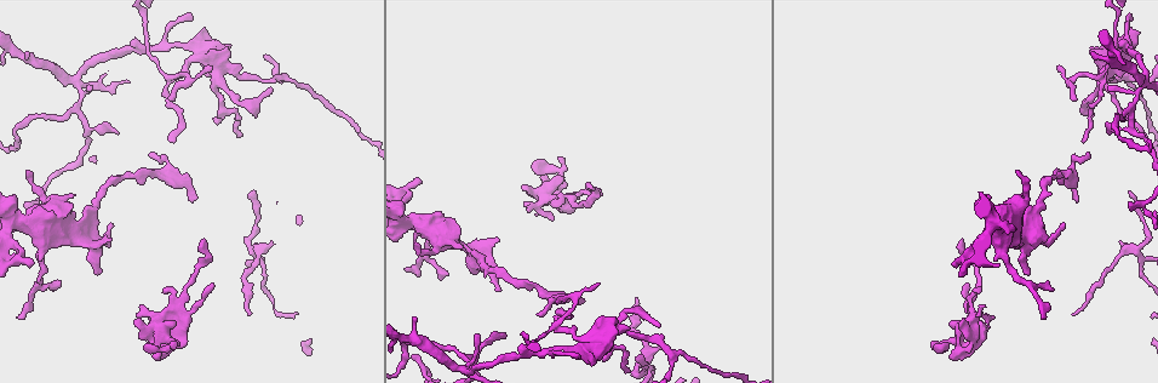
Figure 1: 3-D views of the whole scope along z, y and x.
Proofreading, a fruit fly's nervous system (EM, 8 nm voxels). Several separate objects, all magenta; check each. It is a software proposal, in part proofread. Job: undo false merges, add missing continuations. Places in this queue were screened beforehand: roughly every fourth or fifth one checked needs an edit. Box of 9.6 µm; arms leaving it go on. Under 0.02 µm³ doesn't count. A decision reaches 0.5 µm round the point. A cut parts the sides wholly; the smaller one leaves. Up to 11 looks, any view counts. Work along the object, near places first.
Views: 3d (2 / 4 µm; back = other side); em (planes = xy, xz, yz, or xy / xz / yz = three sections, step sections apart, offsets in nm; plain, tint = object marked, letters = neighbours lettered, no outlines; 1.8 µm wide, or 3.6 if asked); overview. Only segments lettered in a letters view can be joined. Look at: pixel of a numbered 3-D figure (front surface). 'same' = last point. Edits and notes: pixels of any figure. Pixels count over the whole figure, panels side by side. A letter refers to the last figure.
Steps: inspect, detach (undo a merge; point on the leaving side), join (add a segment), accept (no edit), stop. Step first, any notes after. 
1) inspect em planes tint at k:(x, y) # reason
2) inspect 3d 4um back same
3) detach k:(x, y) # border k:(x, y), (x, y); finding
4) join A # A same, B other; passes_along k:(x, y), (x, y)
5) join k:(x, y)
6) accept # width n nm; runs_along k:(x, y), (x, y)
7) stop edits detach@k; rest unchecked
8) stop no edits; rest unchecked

inspect em planes letters at 1:(414, 244) # tapers out

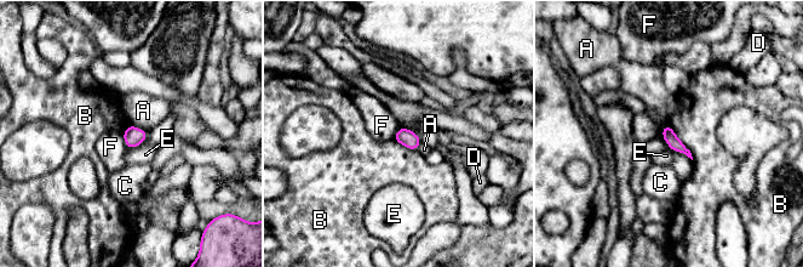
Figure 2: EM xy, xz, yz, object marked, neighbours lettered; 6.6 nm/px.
accept # longest_contact B 280 nm; A other, B other, C other, D other, E other, F other; no lettered segment goes on from it

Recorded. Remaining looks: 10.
inspect em planes letters at 1:(21, 317) # branch stops here

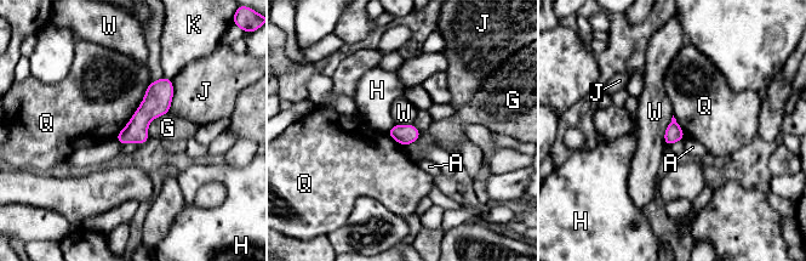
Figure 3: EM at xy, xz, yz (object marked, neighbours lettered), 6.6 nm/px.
accept # width 120 nm; A other, G other, H other, J other, K other, Q other, W other; runs_along 3:(169, 83), (124, 141); no lettered segment goes on from it

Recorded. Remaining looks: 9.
inspect em planes letters at 1:(968, 284) # free end

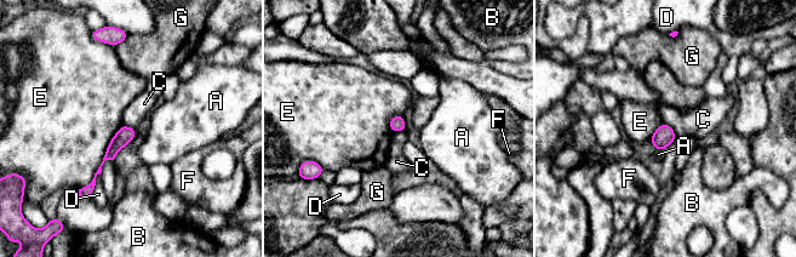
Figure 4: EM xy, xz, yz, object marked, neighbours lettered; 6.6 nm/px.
accept # width 100 nm; longest_contact E 550 nm; A other, B other, C other, D other, E other, F other, G other; none of them fits

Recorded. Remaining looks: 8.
inspect 3d 4um at 1:(172, 346)

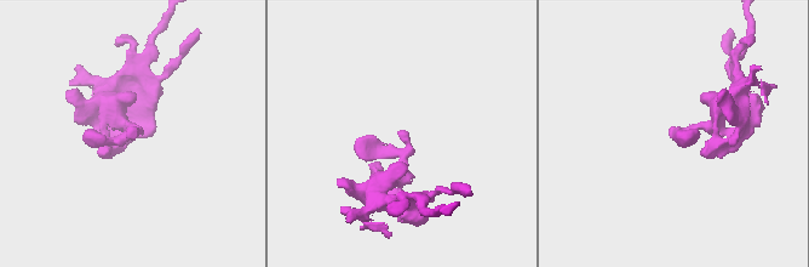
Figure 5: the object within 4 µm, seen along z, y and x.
inspect em planes plain at 5:(127, 136) # shape alone is not enough

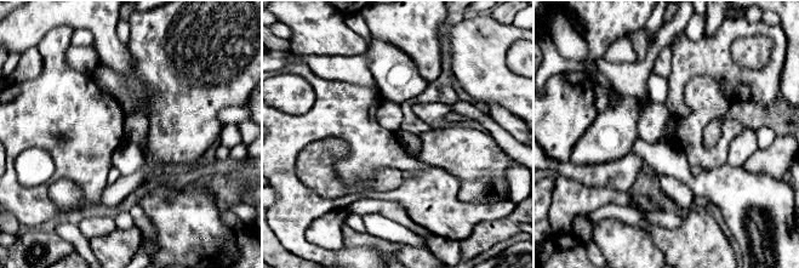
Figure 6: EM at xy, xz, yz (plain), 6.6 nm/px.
inspect em planes letters same # what lies round it

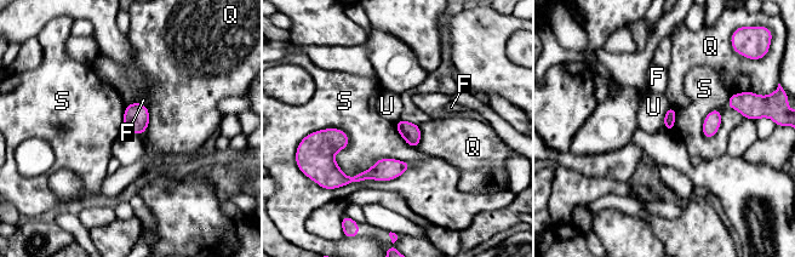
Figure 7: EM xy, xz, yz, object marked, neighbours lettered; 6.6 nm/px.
accept # F other, Q other, S other, U other; none of them fits

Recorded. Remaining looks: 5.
inspect 3d 2um at 1:(496, 240)

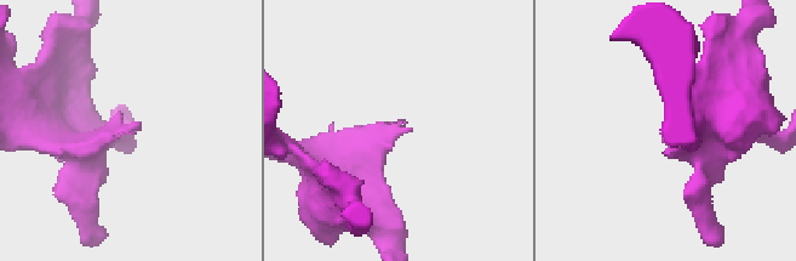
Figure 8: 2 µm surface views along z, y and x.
inspect em xz step 8 letters at 8:(135, 124)

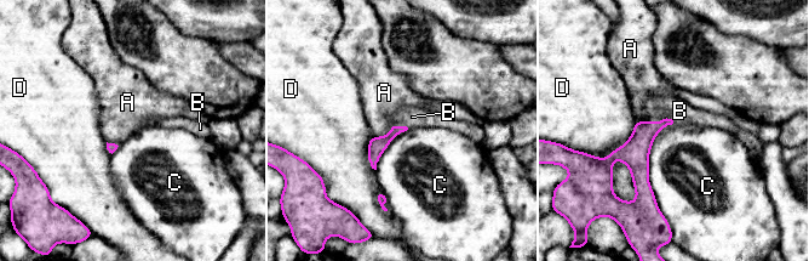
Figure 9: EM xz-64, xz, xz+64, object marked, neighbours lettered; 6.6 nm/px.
inspect em planes letters same # another direction

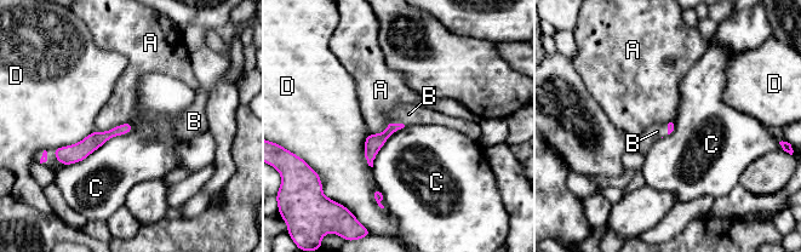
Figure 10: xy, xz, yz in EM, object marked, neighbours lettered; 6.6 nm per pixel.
join B # A other, B same, C other, D other; passes_along 10:(373, 143), (398, 124), (408, 114); the neuron continues

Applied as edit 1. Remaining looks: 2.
stop edits join@10; rest unchecked

